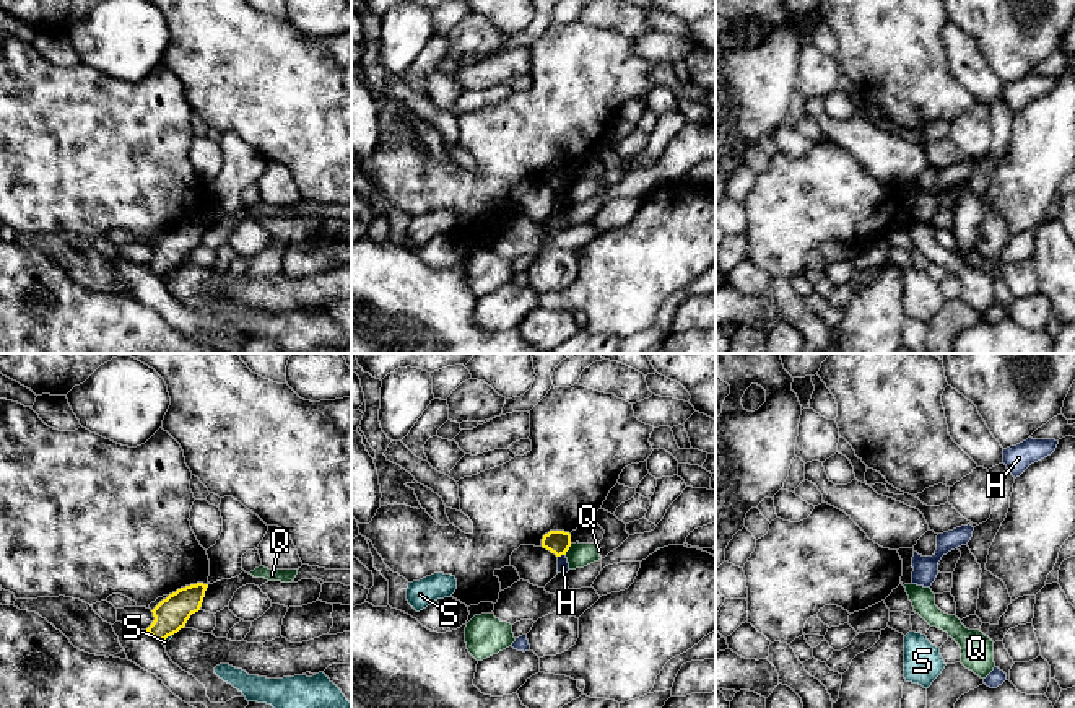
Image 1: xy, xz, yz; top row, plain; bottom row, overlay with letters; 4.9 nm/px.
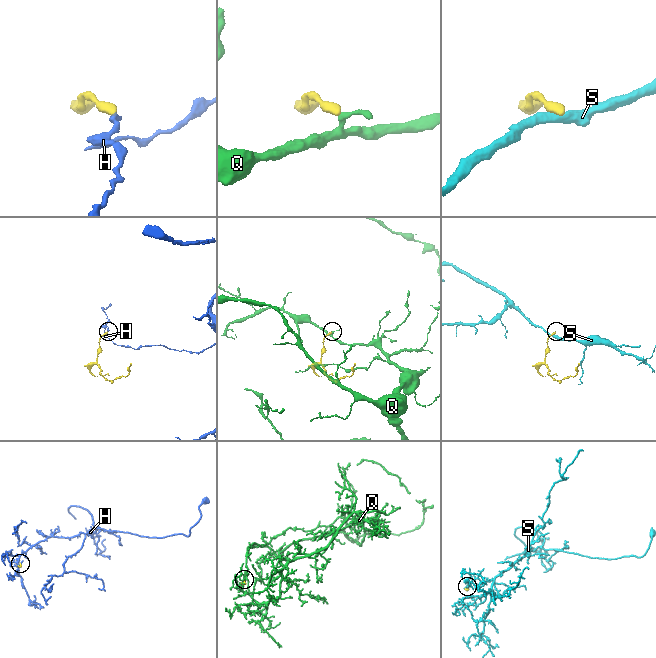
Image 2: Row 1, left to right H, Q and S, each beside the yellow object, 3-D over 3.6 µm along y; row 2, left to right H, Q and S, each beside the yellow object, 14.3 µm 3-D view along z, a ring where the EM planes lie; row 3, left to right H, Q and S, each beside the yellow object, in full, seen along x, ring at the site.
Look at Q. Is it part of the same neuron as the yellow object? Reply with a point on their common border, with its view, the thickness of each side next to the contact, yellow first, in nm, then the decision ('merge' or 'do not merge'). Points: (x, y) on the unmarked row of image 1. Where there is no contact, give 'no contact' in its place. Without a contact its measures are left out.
xz (568, 184) | 120/120 nm | do not merge

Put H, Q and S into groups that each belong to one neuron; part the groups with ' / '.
H / Q / S

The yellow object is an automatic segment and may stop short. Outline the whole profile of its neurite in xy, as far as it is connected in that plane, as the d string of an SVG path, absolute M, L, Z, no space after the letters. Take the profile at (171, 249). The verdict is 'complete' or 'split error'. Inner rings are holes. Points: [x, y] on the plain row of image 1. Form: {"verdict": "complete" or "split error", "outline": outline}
{"verdict": "complete", "outline": "M197 218L169 229L151 246L155 256L146 267L158 277L177 269L200 246L207 223L208 220Z"}

